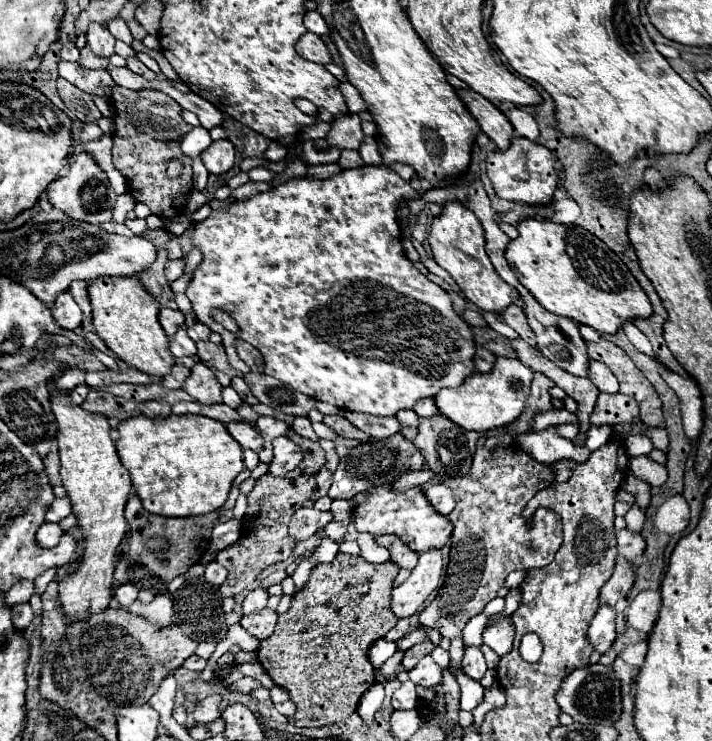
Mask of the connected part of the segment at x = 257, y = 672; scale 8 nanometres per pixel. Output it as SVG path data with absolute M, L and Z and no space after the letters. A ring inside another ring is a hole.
M241 663L239 669L241 669L243 675L247 675L247 677L251 677L251 679L257 679L257 681L261 683L261 687L265 687L265 689L269 689L269 691L275 687L273 679L265 673L265 669L261 669L259 663Z

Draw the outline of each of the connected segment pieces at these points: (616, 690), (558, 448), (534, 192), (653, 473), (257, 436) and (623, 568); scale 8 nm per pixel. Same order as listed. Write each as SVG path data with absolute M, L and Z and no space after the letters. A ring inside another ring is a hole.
M589 665L583 669L575 669L563 681L563 687L557 693L557 703L563 713L571 715L577 723L601 723L615 725L621 717L621 681L615 675L613 667L605 665Z
M549 427L541 433L531 433L529 441L527 441L527 435L519 435L515 443L539 463L555 463L559 459L571 459L579 463L579 461L585 461L589 453L593 453L585 447L575 447L573 441L561 437L555 427Z
M517 137L511 141L511 147L507 151L493 151L487 155L487 175L491 179L495 193L501 199L527 203L527 205L549 205L559 185L553 163L555 163L555 155L547 147Z
M633 457L629 461L629 471L647 481L653 489L659 489L665 481L667 481L667 469L655 461L651 461L649 457Z
M229 423L225 425L227 431L233 435L233 439L243 447L243 449L253 449L261 451L261 433L245 423Z
M617 559L613 577L601 589L601 595L599 595L601 603L607 603L607 605L613 607L619 599L627 597L627 593L631 591L635 579L637 579L637 573L633 569L633 563L625 561L625 559Z

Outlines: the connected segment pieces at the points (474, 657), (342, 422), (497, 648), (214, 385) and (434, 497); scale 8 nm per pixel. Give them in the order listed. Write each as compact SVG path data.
M467 647L461 665L463 665L465 675L471 677L473 681L481 681L481 679L485 677L487 665L485 665L485 659L483 659L481 649L477 649L477 647Z
M325 415L323 423L327 427L331 427L339 437L345 439L357 439L357 441L369 441L371 437L367 433L361 433L357 427L353 427L345 417L337 417L337 415Z
M511 615L503 617L501 621L497 621L495 625L491 625L485 633L483 633L483 641L485 645L489 645L499 657L509 653L511 645L513 645L513 637L515 637L515 629L511 623Z
M197 363L195 367L191 367L191 375L187 377L183 389L199 403L203 405L213 405L213 403L221 403L221 383L215 379L213 371L203 365Z
M437 483L425 489L425 497L429 499L429 503L433 505L433 509L441 515L449 515L455 507L455 499L451 489L445 483Z

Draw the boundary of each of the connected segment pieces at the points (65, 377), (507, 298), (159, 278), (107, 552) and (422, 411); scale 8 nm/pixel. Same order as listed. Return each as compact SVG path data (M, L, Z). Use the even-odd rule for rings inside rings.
M67 369L67 371L57 379L57 389L61 389L61 393L71 393L71 391L77 387L79 379L83 379L81 375L85 375L85 371L81 371L81 369L69 371L69 369Z
M447 203L443 207L443 213L433 219L431 231L429 231L429 245L433 251L433 259L439 267L443 267L451 279L459 285L465 299L471 301L481 311L489 313L503 313L509 305L523 305L517 289L507 285L491 265L487 251L485 251L485 233L481 229L481 223L477 217L465 209L461 203Z
M161 247L159 249L159 255L157 255L157 261L143 273L137 275L137 279L143 283L143 287L163 305L163 307L171 307L171 309L177 309L177 303L173 299L173 291L169 287L169 281L165 279L165 273L163 273L163 267L167 263L167 251Z
M51 391L51 407L57 419L57 443L61 457L61 479L67 497L73 503L77 527L83 531L85 547L75 571L59 579L59 597L67 623L85 621L109 607L113 597L113 571L117 547L121 545L127 523L123 517L131 493L131 479L121 465L115 443L109 435L109 423L101 415L89 415L81 407L69 405L69 395Z
M429 397L429 399L417 401L415 407L413 407L413 411L417 413L417 417L433 417L433 413L437 413L437 407L435 407L433 399Z

